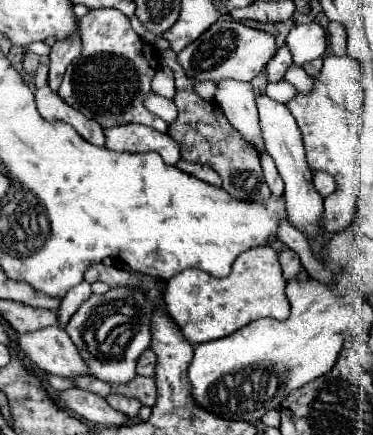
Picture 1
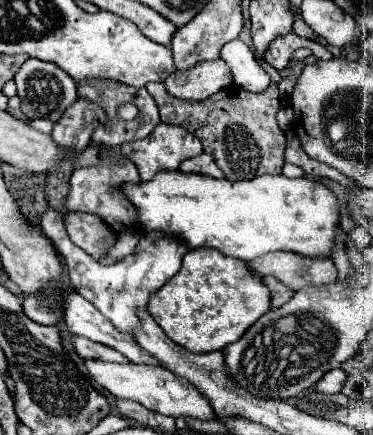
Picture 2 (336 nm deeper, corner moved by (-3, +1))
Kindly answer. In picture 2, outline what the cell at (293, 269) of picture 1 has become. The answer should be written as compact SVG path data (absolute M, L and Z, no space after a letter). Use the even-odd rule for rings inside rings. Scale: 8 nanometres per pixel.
M266 276L266 278L264 278L264 284L266 284L268 290L270 290L270 308L272 308L272 310L284 306L284 304L290 300L290 296L294 294L290 288L286 288L286 286L284 286L280 280L276 280L274 276Z

